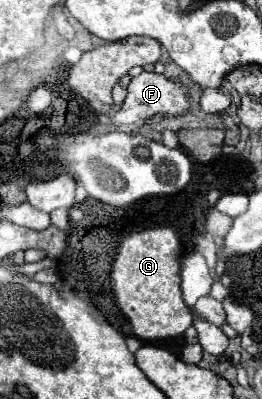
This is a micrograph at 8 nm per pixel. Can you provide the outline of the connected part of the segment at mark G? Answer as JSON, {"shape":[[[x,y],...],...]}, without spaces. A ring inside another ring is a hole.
{"shape":[[[168,226],[146,228],[130,234],[118,248],[112,264],[112,282],[118,308],[130,320],[132,334],[140,340],[160,340],[182,336],[192,324],[192,310],[184,304],[180,292],[180,240]]]}

